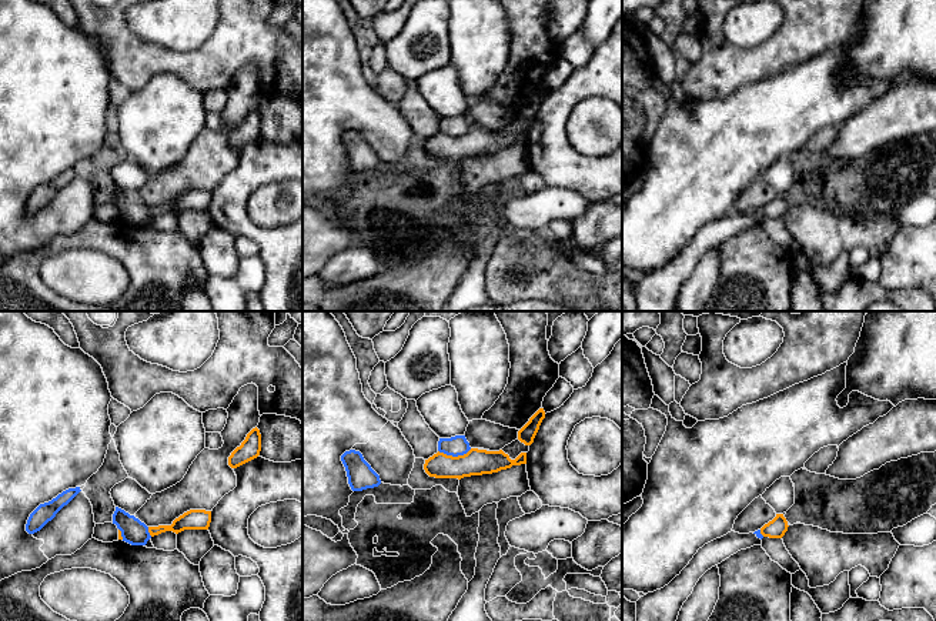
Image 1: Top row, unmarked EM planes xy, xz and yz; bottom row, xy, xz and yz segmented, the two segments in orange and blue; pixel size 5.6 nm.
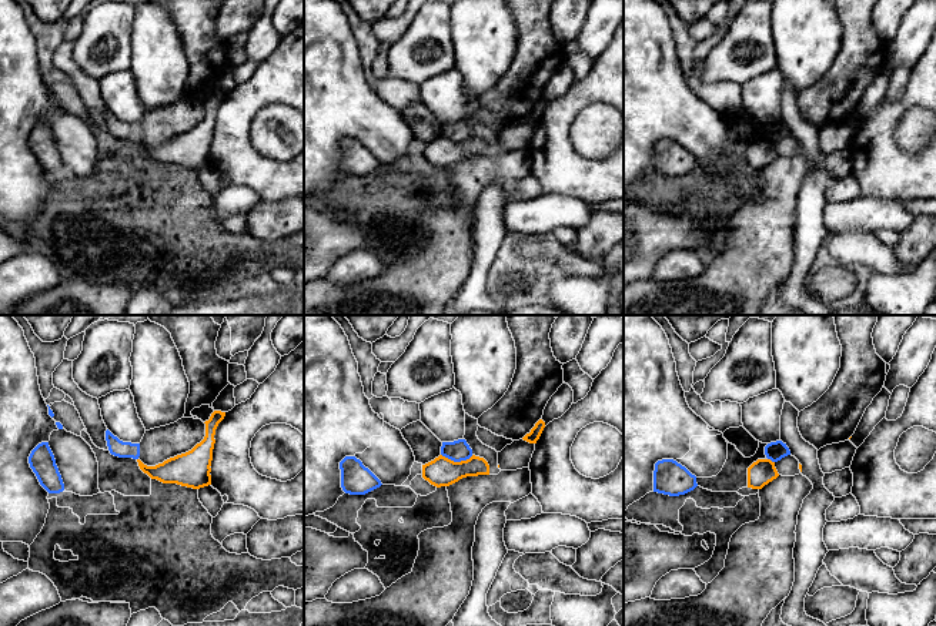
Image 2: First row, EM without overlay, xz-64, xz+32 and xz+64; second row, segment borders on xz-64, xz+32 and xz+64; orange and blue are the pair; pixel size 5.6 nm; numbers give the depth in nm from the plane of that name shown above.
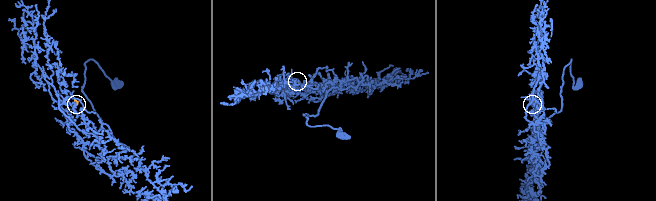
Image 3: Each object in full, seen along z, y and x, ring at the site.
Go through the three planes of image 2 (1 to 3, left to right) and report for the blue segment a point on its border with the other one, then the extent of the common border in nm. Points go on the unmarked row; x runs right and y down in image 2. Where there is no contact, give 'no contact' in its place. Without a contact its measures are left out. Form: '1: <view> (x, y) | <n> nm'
1: no contact
2: xz+32 (457, 143) | 180 nm
3: xz+64 (769, 140) | 50 nm

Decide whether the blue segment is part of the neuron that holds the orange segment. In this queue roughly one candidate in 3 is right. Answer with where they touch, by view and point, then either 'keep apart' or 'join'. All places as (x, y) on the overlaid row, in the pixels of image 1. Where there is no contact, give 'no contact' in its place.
contact xz (454, 457); keep apart

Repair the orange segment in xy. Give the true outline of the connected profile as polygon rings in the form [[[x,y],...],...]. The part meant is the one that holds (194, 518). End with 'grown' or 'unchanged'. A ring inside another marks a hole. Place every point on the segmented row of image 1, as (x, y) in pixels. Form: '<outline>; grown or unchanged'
[[[190,510],[178,518],[176,518],[171,525],[148,527],[148,532],[151,537],[154,537],[166,531],[173,531],[178,534],[184,530],[208,530],[210,522],[211,511]]]; unchanged

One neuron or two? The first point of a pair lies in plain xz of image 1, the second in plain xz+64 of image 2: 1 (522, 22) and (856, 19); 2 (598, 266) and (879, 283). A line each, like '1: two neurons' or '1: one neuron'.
1: one neuron
2: two neurons

